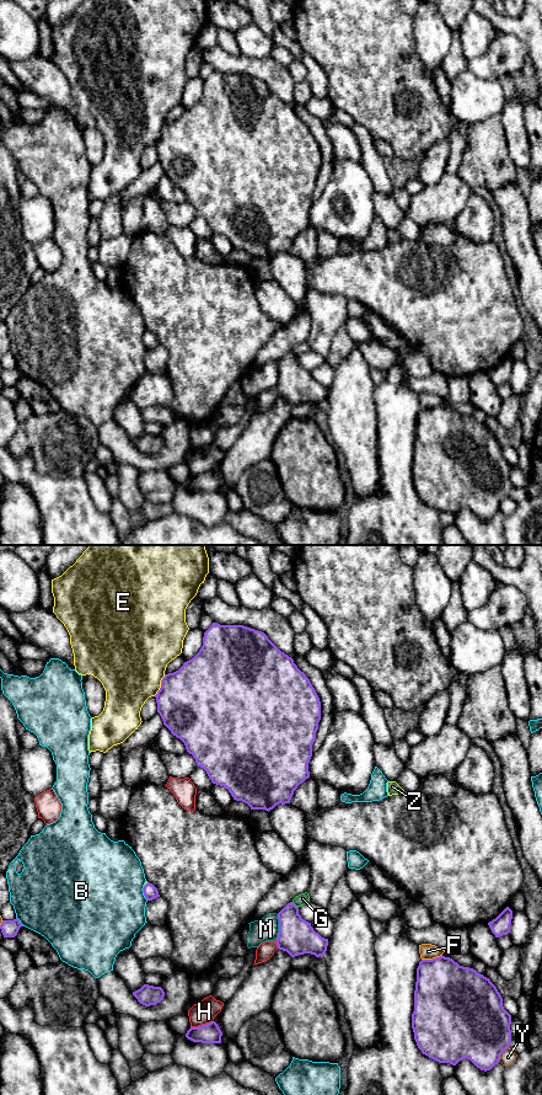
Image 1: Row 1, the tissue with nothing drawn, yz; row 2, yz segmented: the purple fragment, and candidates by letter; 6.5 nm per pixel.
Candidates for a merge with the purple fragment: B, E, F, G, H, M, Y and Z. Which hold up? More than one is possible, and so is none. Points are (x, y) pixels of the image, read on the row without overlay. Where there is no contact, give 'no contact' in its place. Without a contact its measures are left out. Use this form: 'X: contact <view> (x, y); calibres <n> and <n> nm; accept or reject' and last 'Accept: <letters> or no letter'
B: contact yz (144, 342); calibres 90 and 500 nm; reject
E: contact yz (161, 134); calibres 480 and 460 nm; reject
F: contact yz (433, 407); calibres 420 and 110 nm; reject
G: contact yz (294, 353); calibres 240 and 70 nm; reject
H: contact yz (202, 474); calibres 130 and 150 nm; reject
M: contact yz (279, 375); calibres 240 and 160 nm; reject
Y: contact yz (502, 501); calibres 440 and 100 nm; reject
Z: contact yz (145, 334); calibres 90 and 20 nm; accept
Accept: Z

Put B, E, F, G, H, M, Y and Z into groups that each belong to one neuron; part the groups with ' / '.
B / E / F / G / H / M / Y / Z

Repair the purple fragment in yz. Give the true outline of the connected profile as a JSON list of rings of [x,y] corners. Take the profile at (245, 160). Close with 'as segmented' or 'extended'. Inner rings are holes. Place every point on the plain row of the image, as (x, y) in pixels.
[[[213,71],[204,81],[203,95],[199,101],[192,108],[184,111],[178,119],[165,123],[161,129],[161,137],[155,146],[157,161],[163,173],[173,185],[184,192],[187,201],[193,204],[197,214],[206,220],[213,233],[227,237],[234,249],[247,252],[251,258],[265,258],[269,261],[279,252],[290,252],[297,235],[310,226],[308,212],[312,205],[312,193],[316,188],[316,181],[321,169],[321,150],[306,123],[264,81],[243,74],[220,74]]]; as segmented

